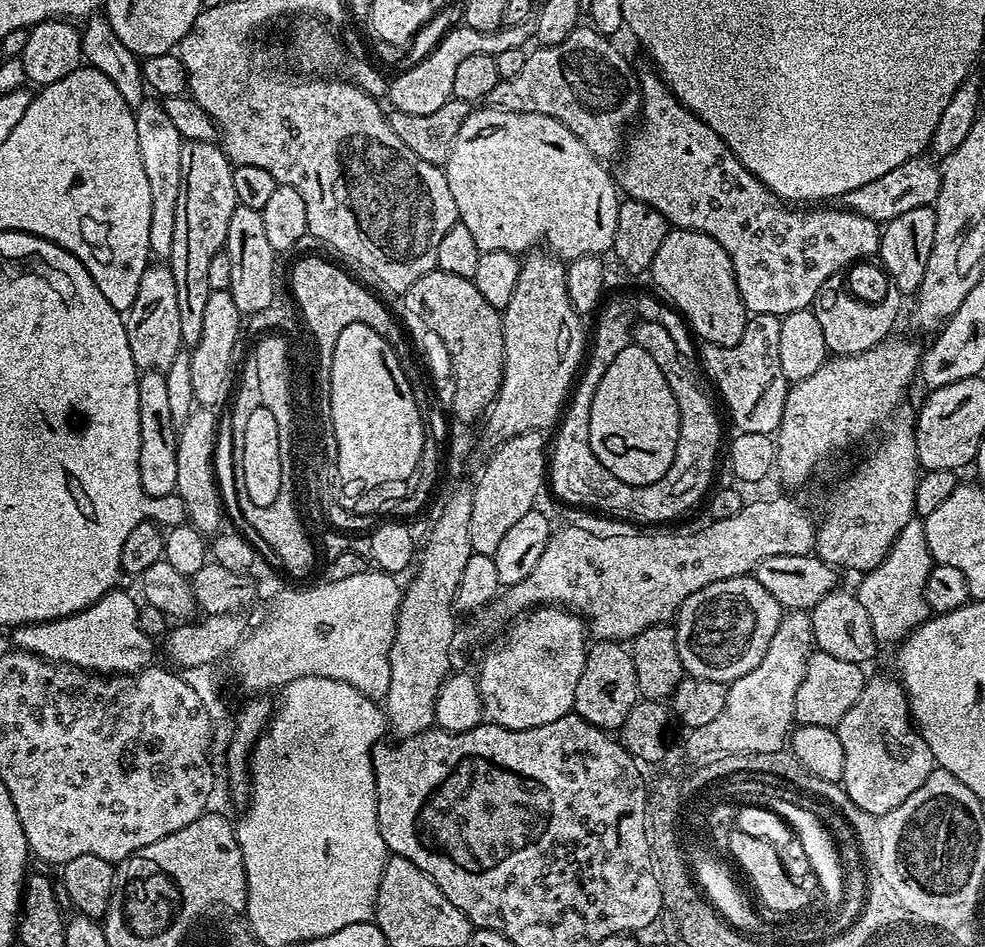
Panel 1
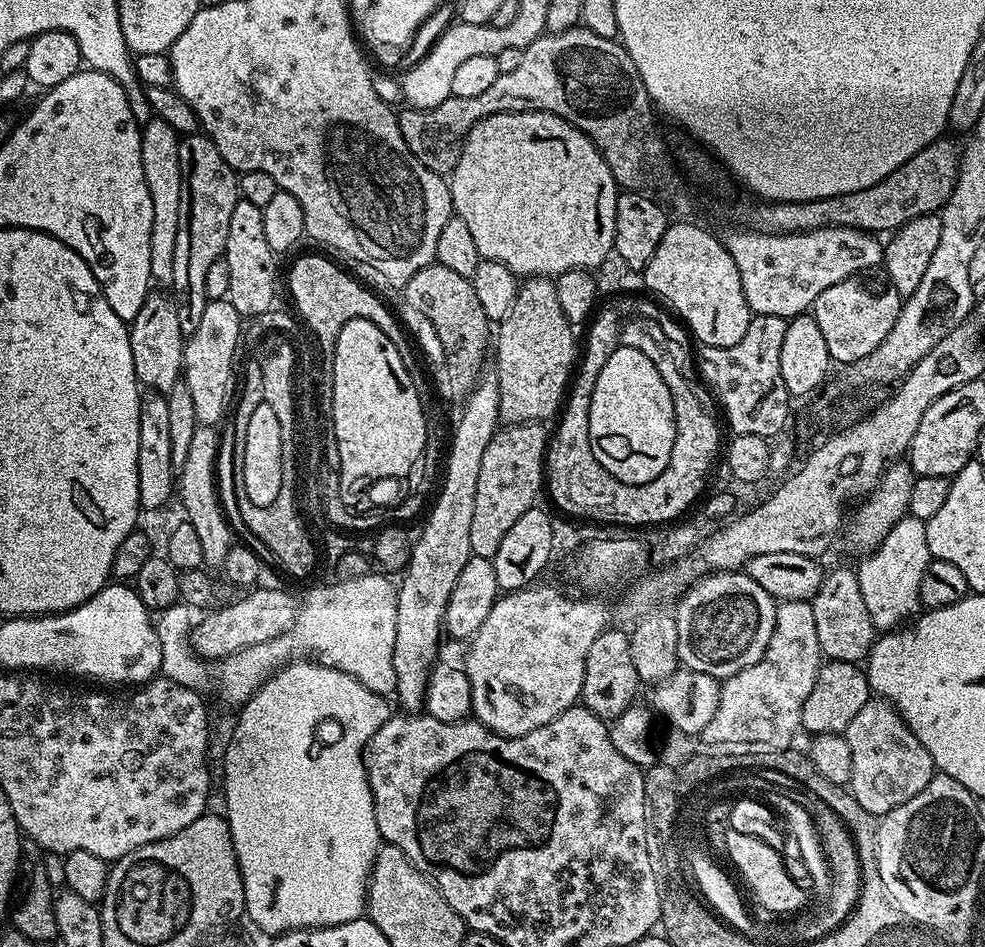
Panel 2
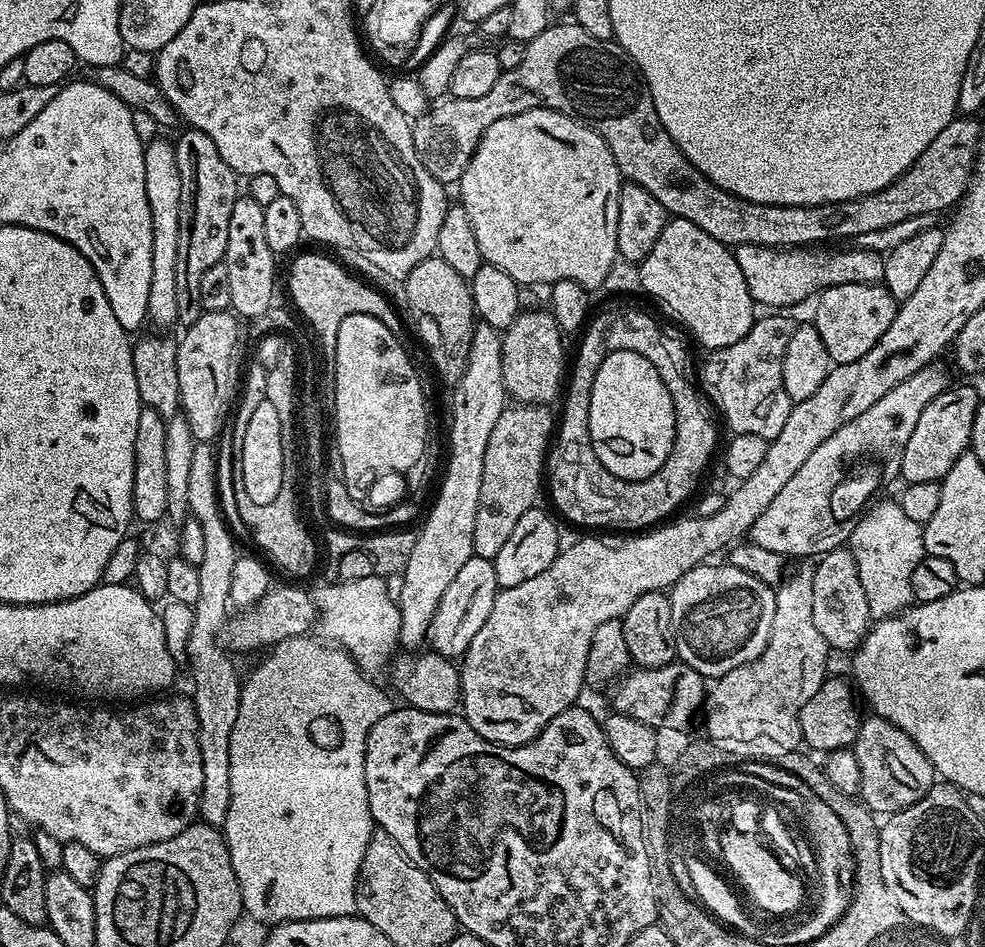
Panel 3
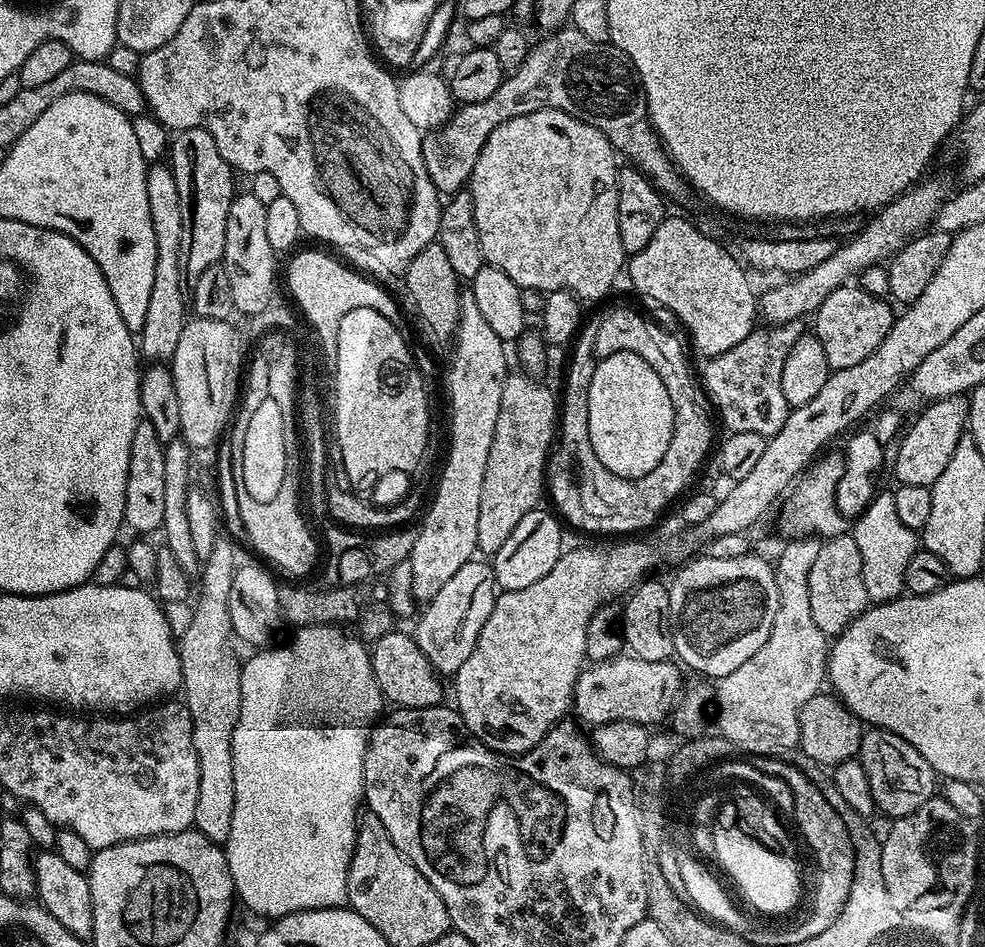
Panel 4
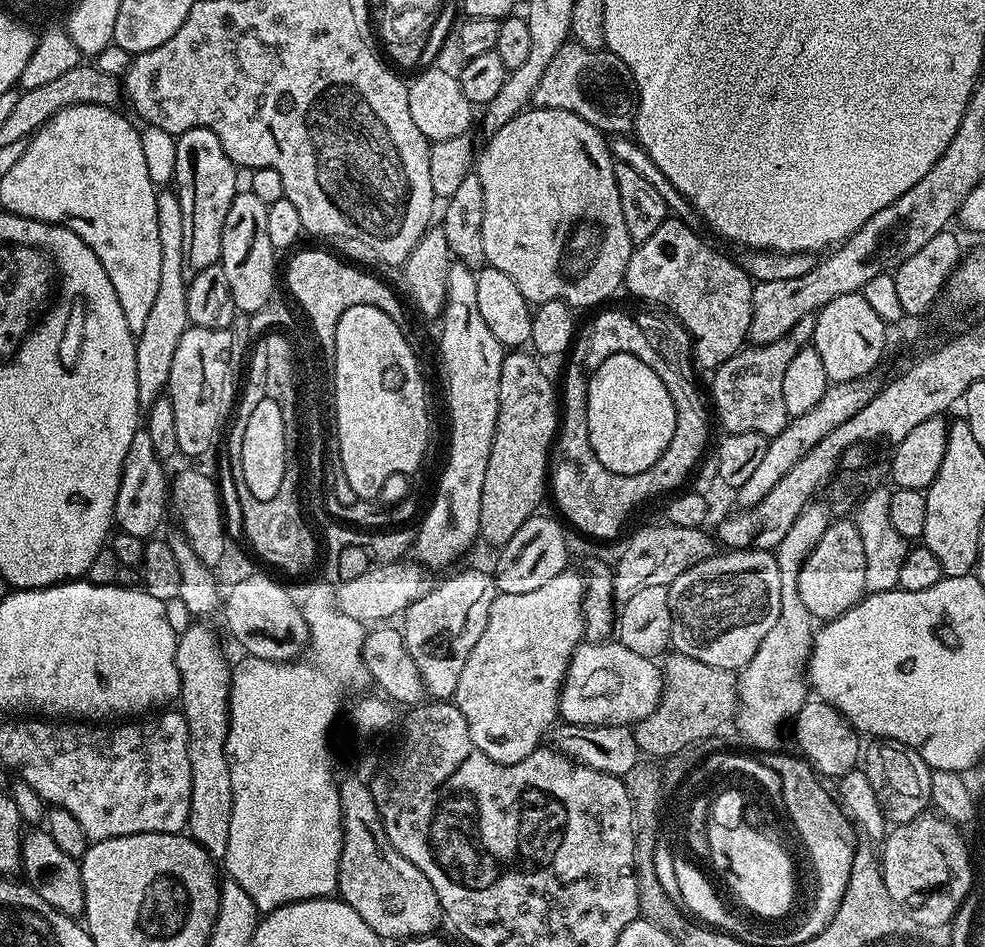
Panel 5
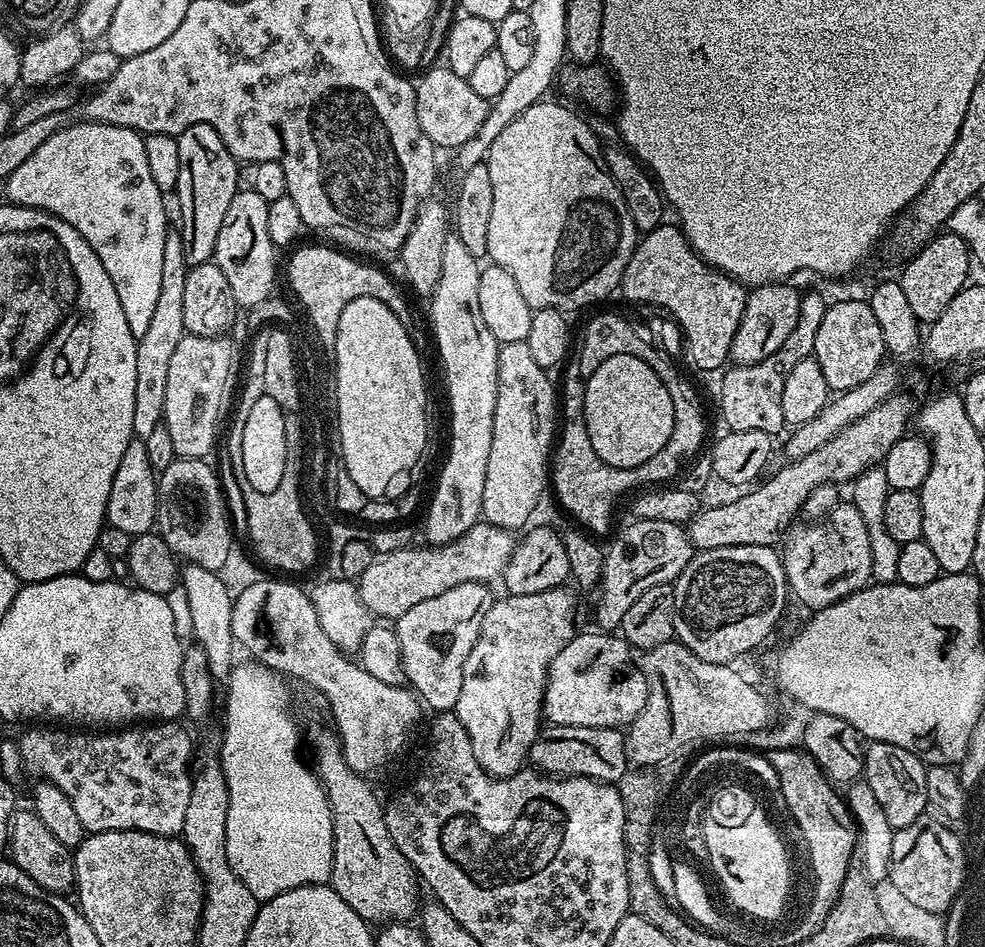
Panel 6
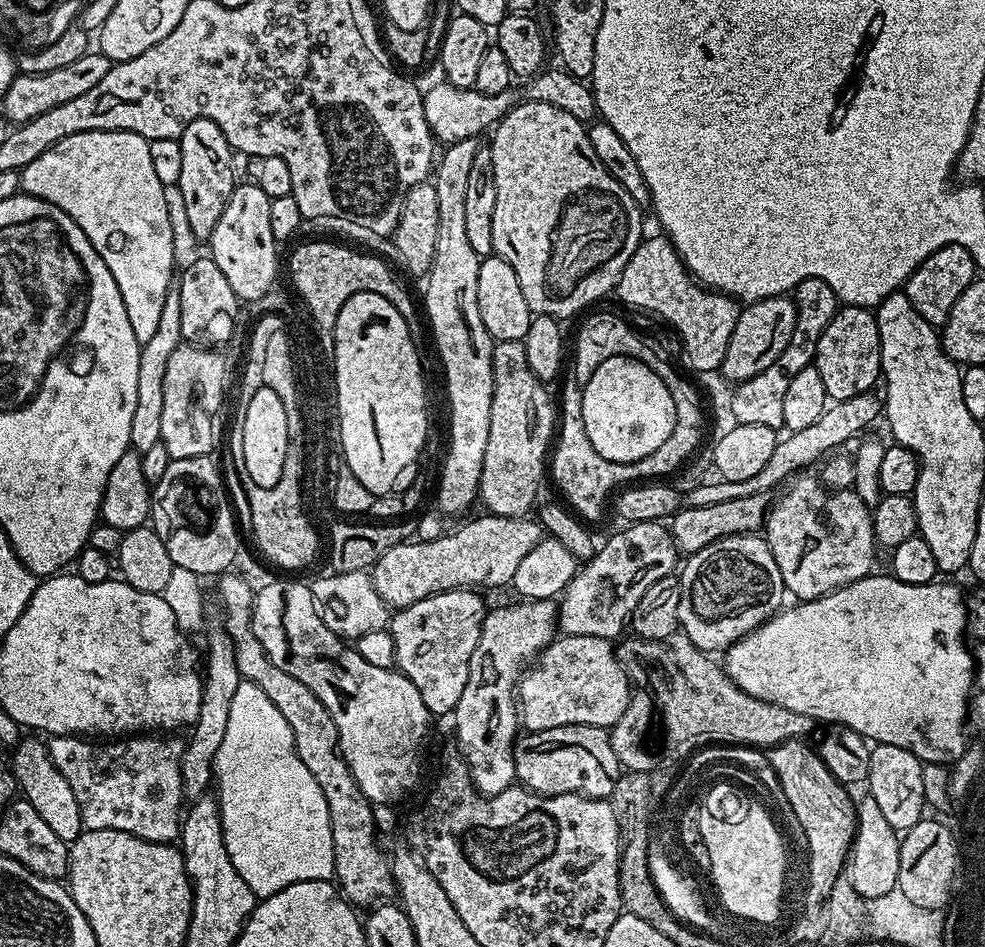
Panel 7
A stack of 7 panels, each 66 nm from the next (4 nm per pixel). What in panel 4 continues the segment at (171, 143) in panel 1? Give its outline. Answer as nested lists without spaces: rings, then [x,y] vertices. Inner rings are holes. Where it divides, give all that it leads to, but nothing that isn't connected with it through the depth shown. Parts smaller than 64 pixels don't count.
[[[153,163],[147,172],[146,194],[150,203],[150,218],[154,227],[156,261],[154,262],[154,287],[150,290],[150,306],[146,310],[146,322],[138,333],[138,348],[148,362],[171,361],[178,350],[178,338],[186,323],[186,288],[182,274],[181,238],[182,208],[177,180],[169,165]]]

